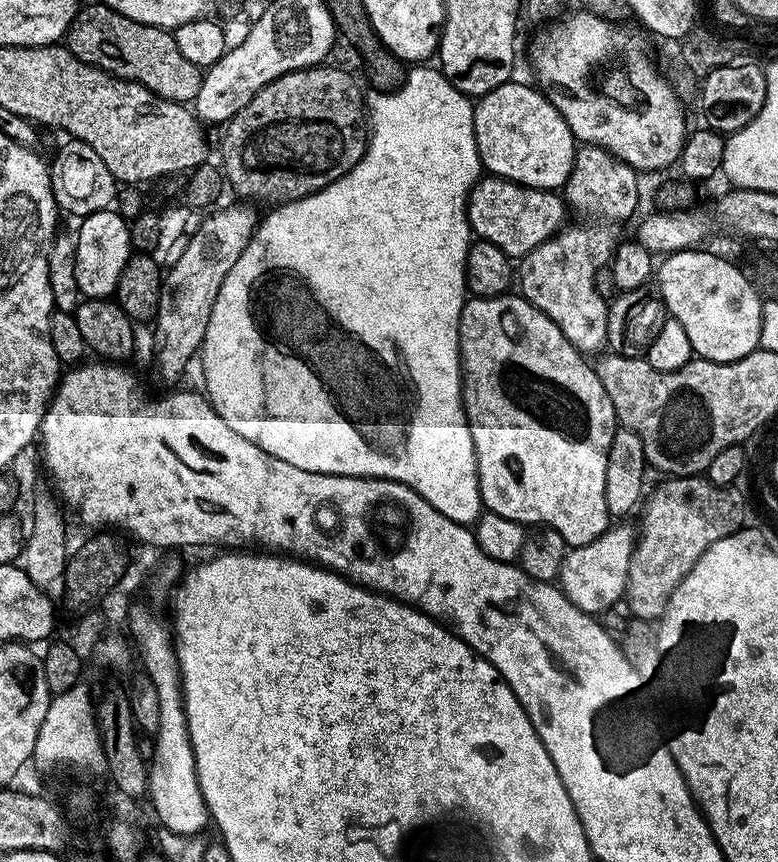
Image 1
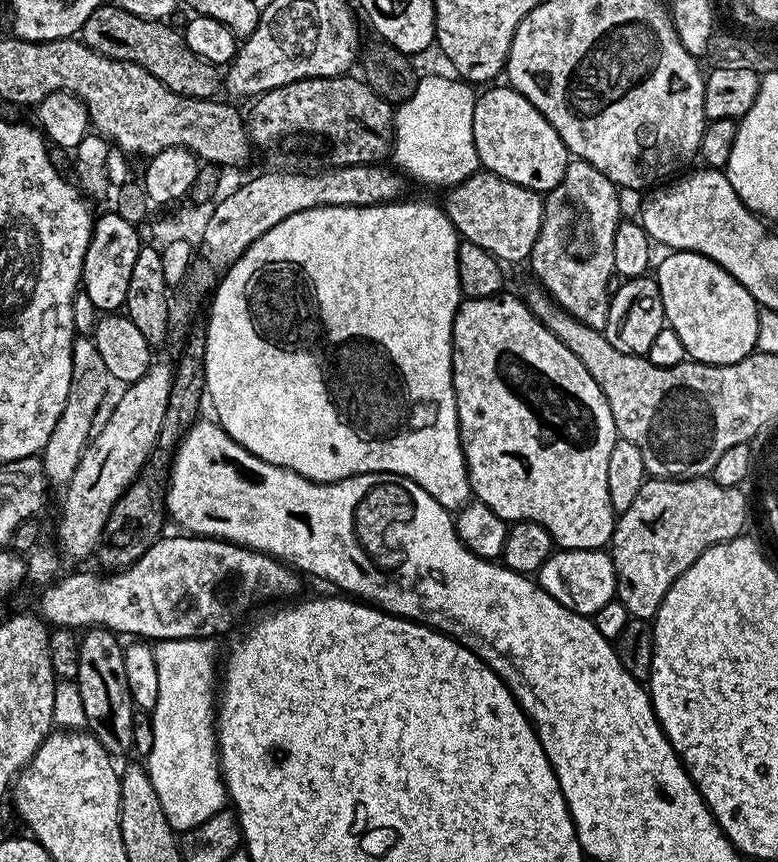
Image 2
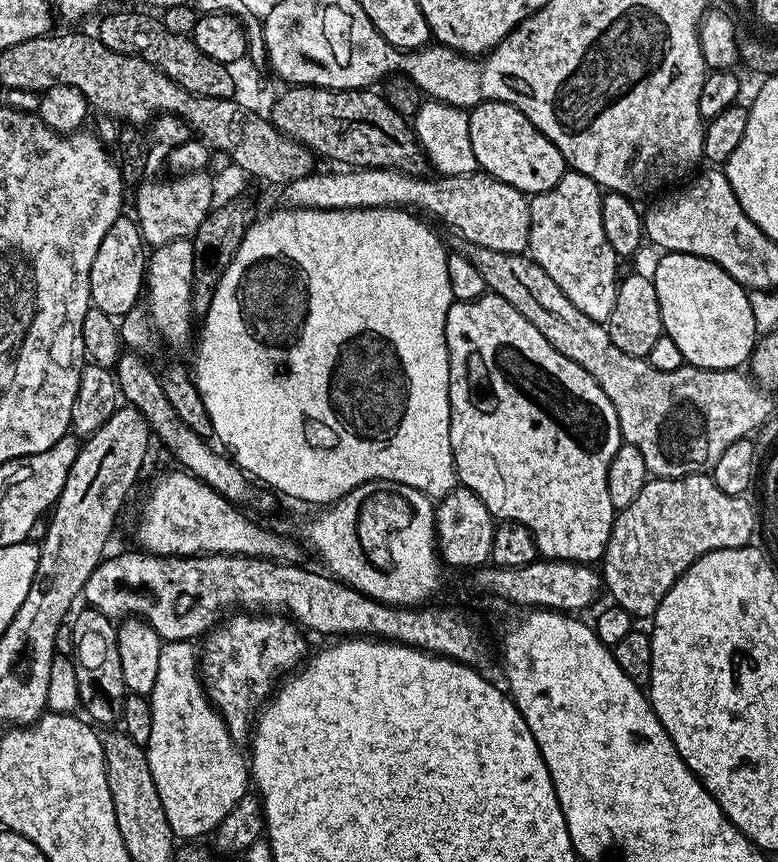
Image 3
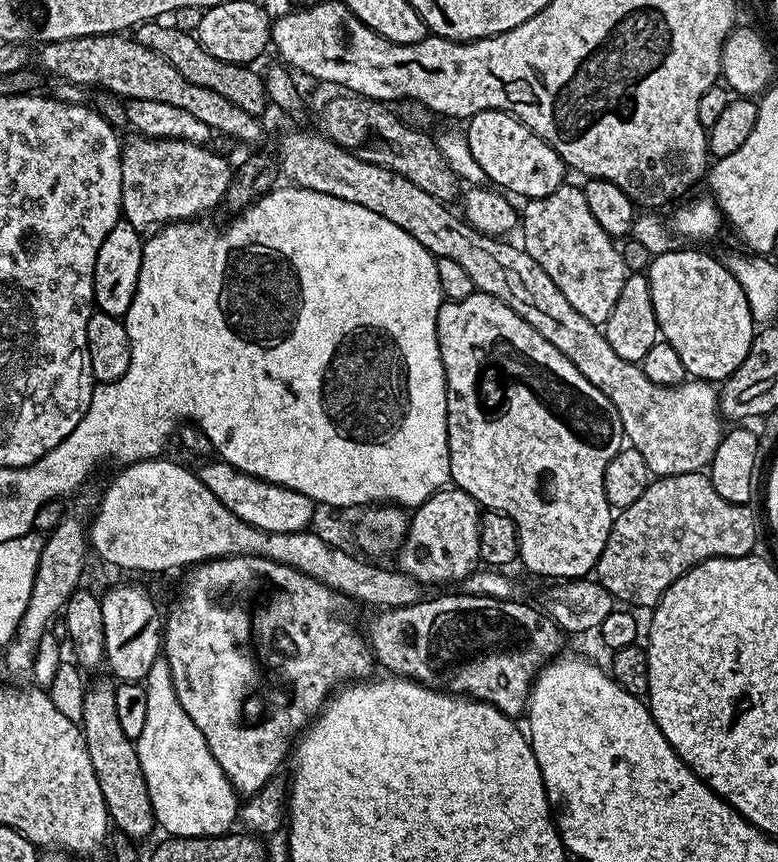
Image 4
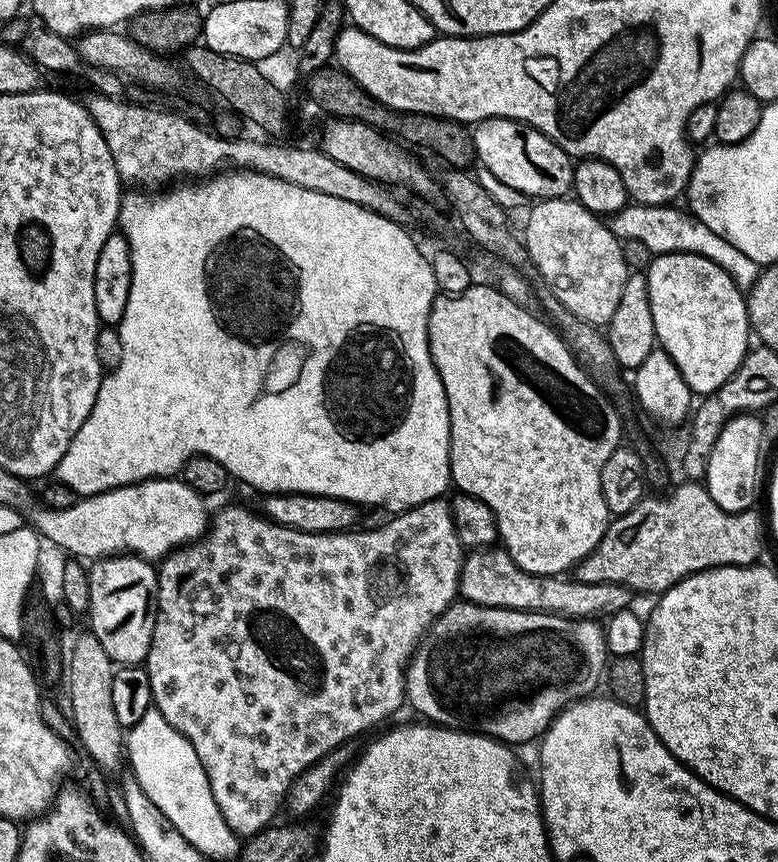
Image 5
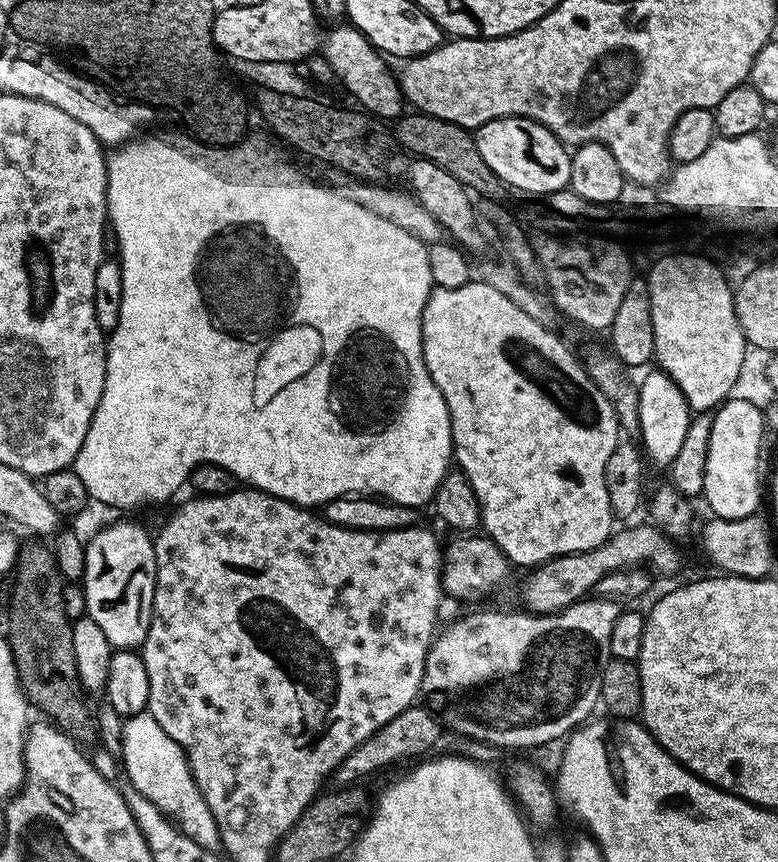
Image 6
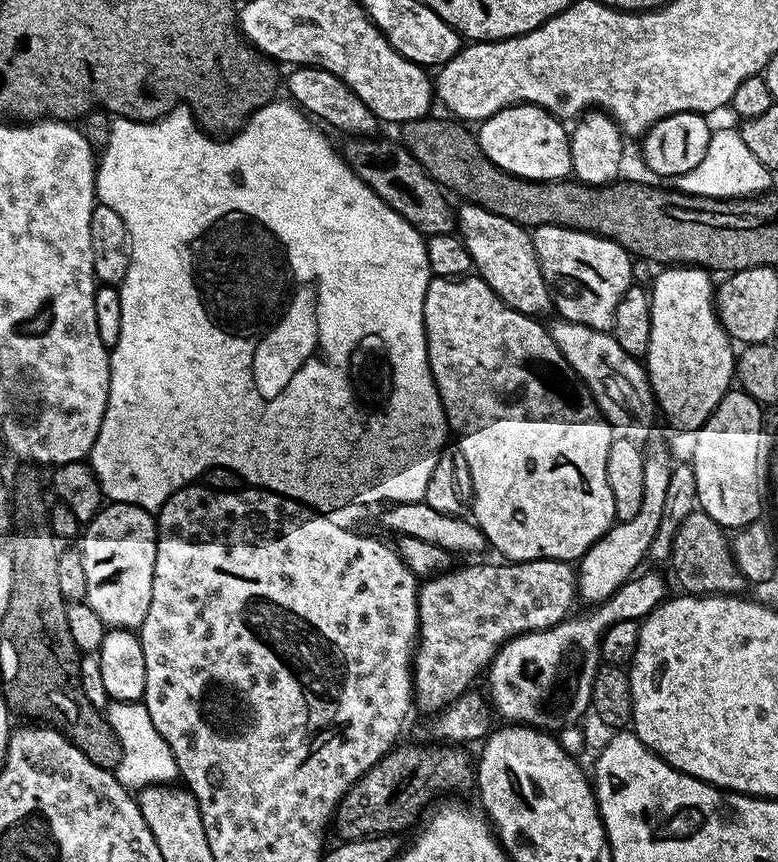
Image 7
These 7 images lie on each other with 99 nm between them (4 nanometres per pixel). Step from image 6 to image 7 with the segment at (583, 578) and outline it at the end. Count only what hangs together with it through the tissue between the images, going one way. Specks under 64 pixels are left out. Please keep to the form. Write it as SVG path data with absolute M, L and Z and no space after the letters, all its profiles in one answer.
M522 560L519 562L500 562L504 564L468 564L465 568L453 567L446 572L439 572L437 576L429 576L418 588L418 639L414 649L414 663L412 666L412 683L414 685L414 704L417 709L435 714L447 708L452 701L463 696L465 692L473 687L476 675L483 673L488 665L492 663L496 653L507 640L521 636L527 632L543 632L546 628L553 628L555 624L561 624L573 611L572 603L577 603L578 589L576 586L577 569L567 560Z

